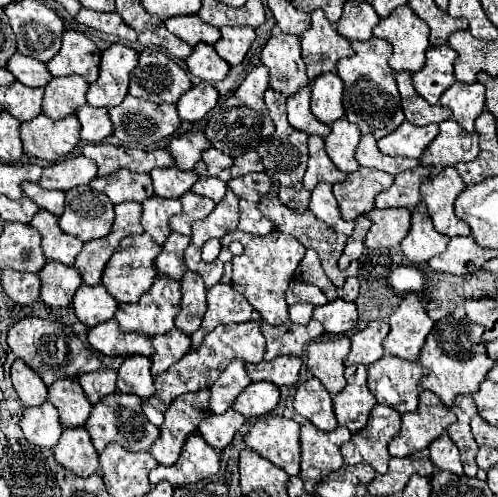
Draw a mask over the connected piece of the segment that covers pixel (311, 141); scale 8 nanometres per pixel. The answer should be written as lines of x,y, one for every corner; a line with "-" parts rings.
318,136
308,138
308,150
310,150
310,160
308,160
308,170
304,174
304,188
314,190
316,184
328,182
328,184
338,184
346,178
344,172
340,172
332,160
328,158
324,150
324,140

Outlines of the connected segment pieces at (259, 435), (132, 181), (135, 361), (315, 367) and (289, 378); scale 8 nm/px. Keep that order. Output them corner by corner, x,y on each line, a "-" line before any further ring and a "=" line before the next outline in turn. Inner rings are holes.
264,416
250,428
244,442
290,476
296,476
300,470
298,432
300,424
296,420
288,420
284,416
=
118,170
106,178
94,178
90,186
98,192
104,192
112,204
120,202
144,202
154,196
150,174
130,174
130,170
=
128,356
118,370
118,390
136,394
142,400
150,398
156,392
154,378
150,374
150,358
=
346,336
328,342
310,342
308,346
308,372
316,376
332,396
346,386
344,358
348,350
350,340
=
278,356
270,362
246,364
246,372
252,382
266,380
276,386
290,386
298,380
302,368
302,360
296,356

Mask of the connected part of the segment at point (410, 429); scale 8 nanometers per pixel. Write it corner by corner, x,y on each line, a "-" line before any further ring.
422,390
416,412
402,416
400,432
390,440
390,456
410,456
426,450
454,422
450,408
430,390

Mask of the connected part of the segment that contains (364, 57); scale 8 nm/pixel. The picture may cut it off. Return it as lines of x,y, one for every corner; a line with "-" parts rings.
370,38
366,42
352,40
354,56
342,58
336,64
336,72
344,82
344,110
348,122
356,124
362,134
372,134
376,140
392,134
402,122
404,112
400,106
400,94
396,88
394,74
388,66
390,46
380,38

